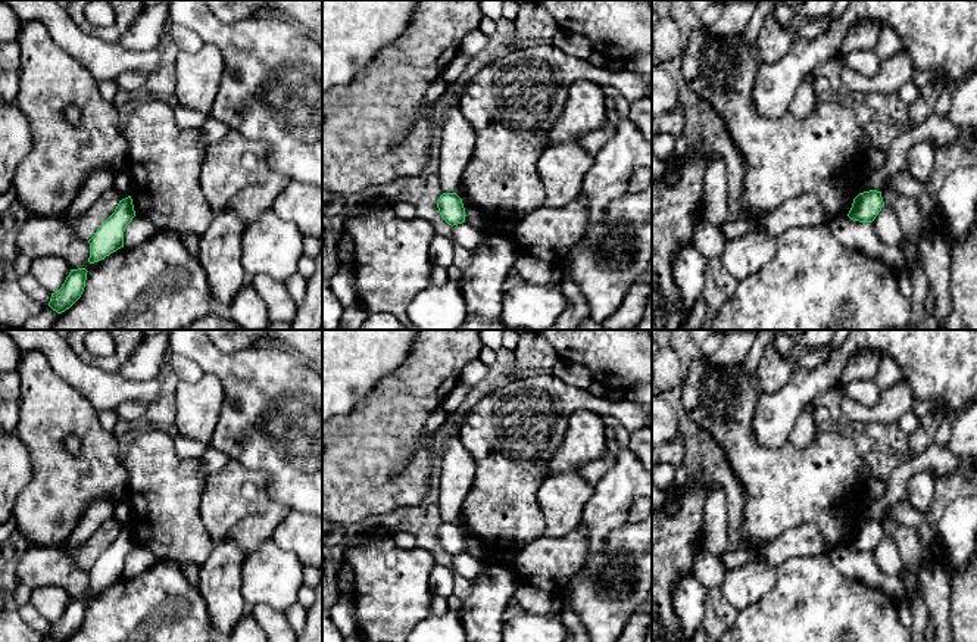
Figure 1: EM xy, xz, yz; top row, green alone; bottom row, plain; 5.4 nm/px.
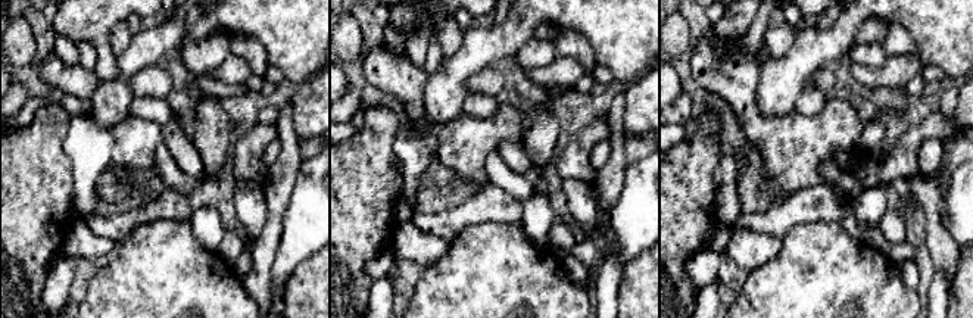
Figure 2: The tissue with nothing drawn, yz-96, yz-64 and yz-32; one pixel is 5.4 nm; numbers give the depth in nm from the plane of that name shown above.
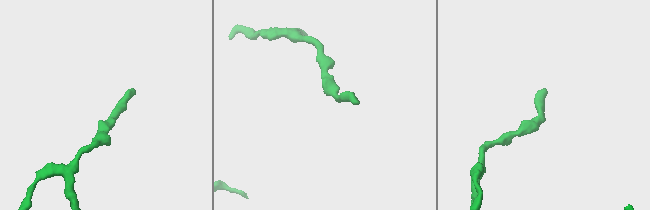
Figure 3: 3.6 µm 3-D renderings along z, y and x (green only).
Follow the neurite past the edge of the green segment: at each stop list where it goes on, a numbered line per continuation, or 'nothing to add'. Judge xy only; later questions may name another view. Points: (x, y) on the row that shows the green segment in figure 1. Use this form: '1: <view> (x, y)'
nothing to add

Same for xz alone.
nothing to add

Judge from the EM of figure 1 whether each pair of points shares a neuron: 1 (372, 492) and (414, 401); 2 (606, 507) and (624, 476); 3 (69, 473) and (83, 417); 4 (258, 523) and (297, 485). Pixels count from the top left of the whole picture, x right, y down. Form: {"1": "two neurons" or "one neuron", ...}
{"1": "one neuron", "2": "one neuron", "3": "one neuron", "4": "two neurons"}

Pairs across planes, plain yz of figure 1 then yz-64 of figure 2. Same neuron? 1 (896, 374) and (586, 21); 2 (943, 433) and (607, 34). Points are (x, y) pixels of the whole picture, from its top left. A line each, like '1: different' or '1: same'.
1: different
2: different

